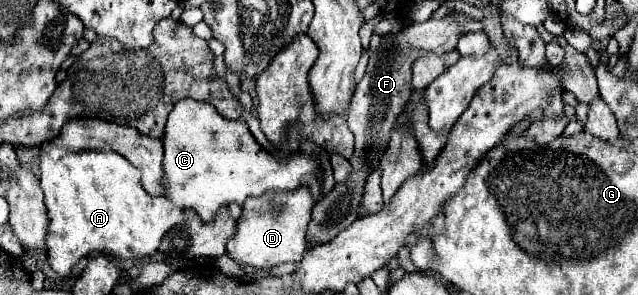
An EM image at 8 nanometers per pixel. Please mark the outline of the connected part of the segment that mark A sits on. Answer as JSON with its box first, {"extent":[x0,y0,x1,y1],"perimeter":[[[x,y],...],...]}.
{"extent":[40,150,186,276],"perimeter":[[[84,150],[84,152],[76,152],[76,154],[72,152],[72,154],[66,154],[66,156],[58,158],[58,160],[52,160],[50,156],[44,156],[42,162],[40,162],[40,172],[42,172],[42,176],[40,176],[40,188],[42,188],[42,192],[44,192],[44,204],[46,204],[46,210],[48,210],[48,234],[46,234],[48,264],[50,264],[50,268],[52,268],[58,276],[68,276],[70,270],[72,270],[72,266],[74,266],[82,256],[88,256],[88,254],[92,254],[92,252],[112,254],[112,256],[118,256],[118,258],[122,258],[122,260],[140,260],[140,258],[144,258],[144,256],[150,256],[150,254],[154,254],[154,252],[158,250],[158,246],[160,246],[164,234],[166,234],[172,226],[176,226],[178,222],[184,222],[184,220],[186,220],[184,210],[180,210],[180,208],[168,204],[168,200],[166,200],[164,196],[152,196],[152,194],[148,194],[148,192],[142,188],[142,182],[140,182],[142,172],[140,172],[136,166],[132,166],[126,158],[122,158],[120,154],[116,154],[116,152],[112,152],[112,150]]]}

